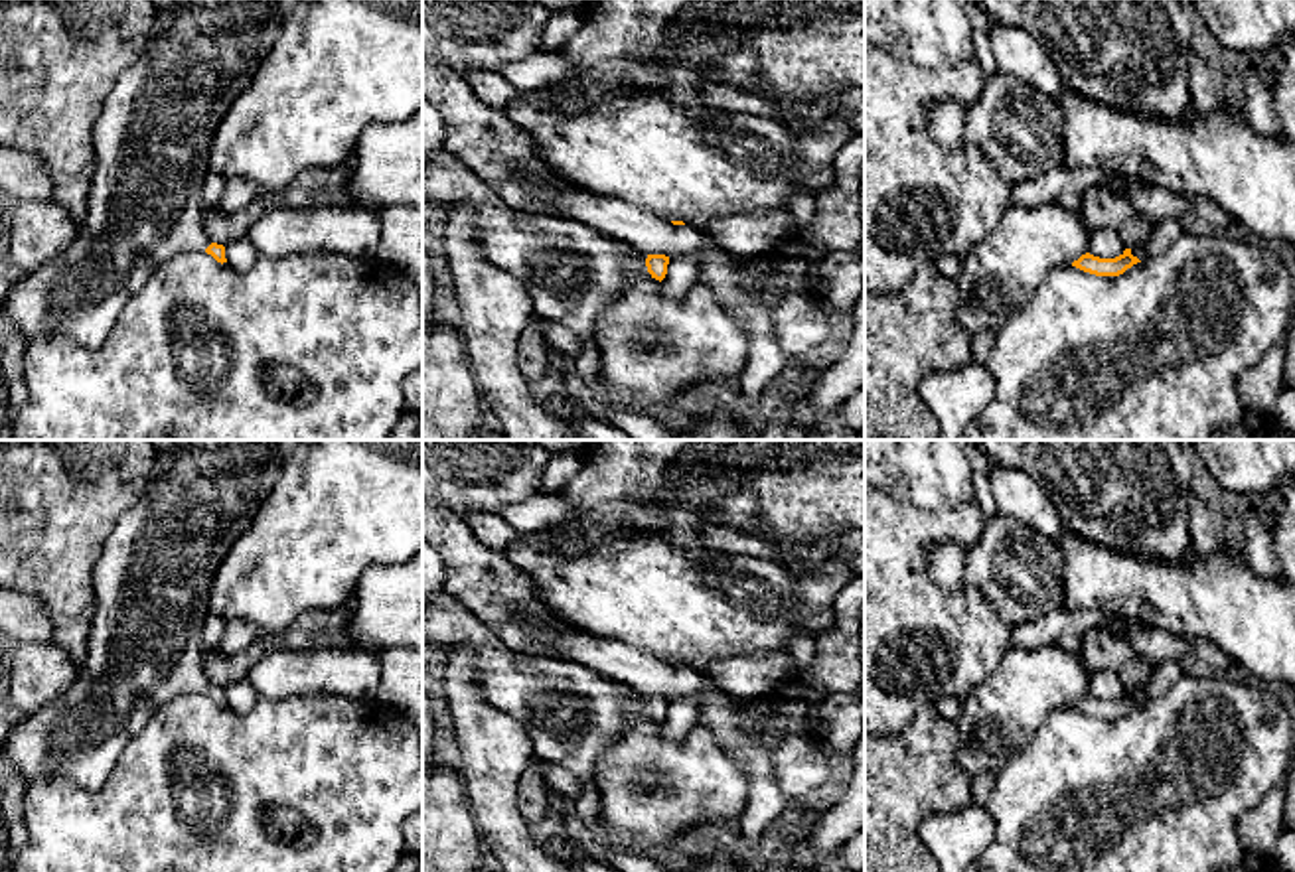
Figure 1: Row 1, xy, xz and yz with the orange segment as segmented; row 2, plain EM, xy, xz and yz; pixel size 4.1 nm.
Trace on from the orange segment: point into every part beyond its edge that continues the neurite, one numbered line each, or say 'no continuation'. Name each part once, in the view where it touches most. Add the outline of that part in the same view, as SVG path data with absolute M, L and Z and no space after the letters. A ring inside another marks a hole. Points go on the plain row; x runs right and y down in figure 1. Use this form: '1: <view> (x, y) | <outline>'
1: xy (152, 579) | M176 440L170 450L156 454L142 495L120 515L95 562L95 614L87 657L77 665L75 683L53 702L32 712L12 712L14 728L0 746L0 754L28 785L63 777L89 791L101 789L124 746L160 706L211 687L203 671L209 588L223 558L251 529L282 466L284 458L272 440Z

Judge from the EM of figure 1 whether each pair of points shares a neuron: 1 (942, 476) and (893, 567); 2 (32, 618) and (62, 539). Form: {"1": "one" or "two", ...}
{"1": "two", "2": "two"}

